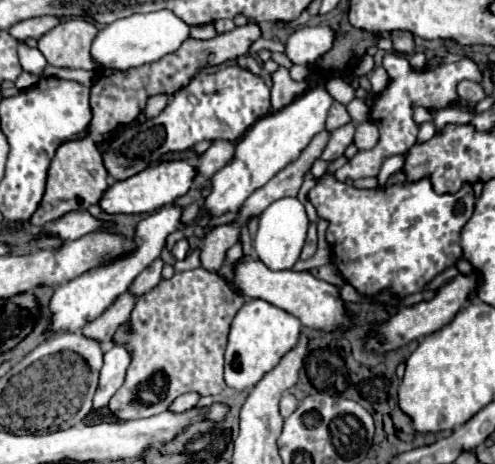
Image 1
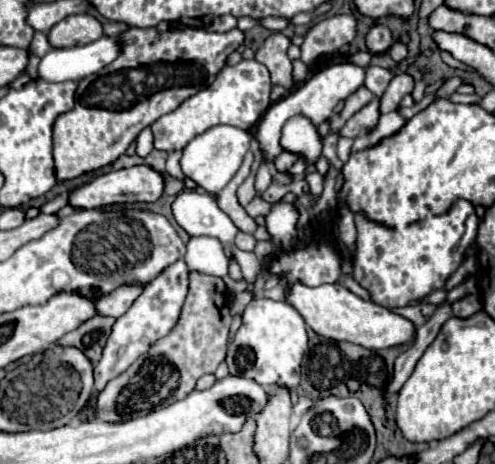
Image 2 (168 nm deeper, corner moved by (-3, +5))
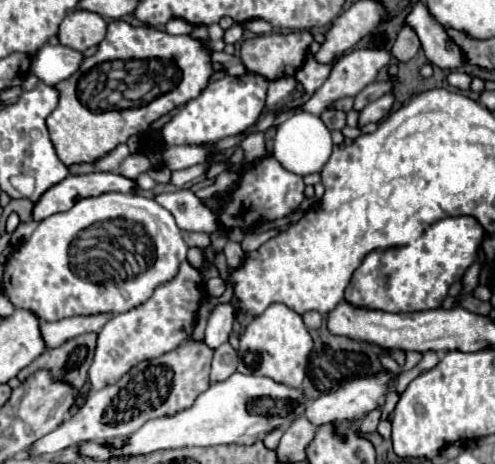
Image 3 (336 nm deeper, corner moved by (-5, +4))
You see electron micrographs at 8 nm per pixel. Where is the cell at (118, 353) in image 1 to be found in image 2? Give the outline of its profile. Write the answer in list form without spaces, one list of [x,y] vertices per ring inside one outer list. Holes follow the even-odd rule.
[[[177,260],[173,266],[165,268],[149,286],[145,286],[145,290],[131,304],[131,308],[121,318],[117,318],[111,328],[111,334],[103,348],[101,360],[97,362],[97,366],[93,370],[95,390],[103,390],[109,380],[123,374],[159,338],[167,336],[173,330],[173,326],[177,324],[177,320],[181,316],[181,308],[183,308],[187,292],[189,292],[189,268],[187,268],[185,260]]]

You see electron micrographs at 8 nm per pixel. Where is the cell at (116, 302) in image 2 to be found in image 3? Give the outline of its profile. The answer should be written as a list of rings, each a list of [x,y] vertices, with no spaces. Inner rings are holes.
[[[103,313],[103,315],[79,315],[79,317],[69,317],[69,319],[61,319],[55,323],[43,323],[41,325],[41,333],[43,339],[47,343],[47,347],[59,347],[61,343],[89,333],[89,331],[99,331],[113,315],[111,313]]]

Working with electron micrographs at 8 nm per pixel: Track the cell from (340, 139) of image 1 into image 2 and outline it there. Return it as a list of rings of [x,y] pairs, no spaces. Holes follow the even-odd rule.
[[[373,98],[367,106],[363,106],[357,114],[353,114],[347,124],[341,128],[341,136],[347,136],[347,138],[355,138],[359,134],[365,134],[365,132],[371,132],[375,130],[377,122],[379,122],[379,98]]]

